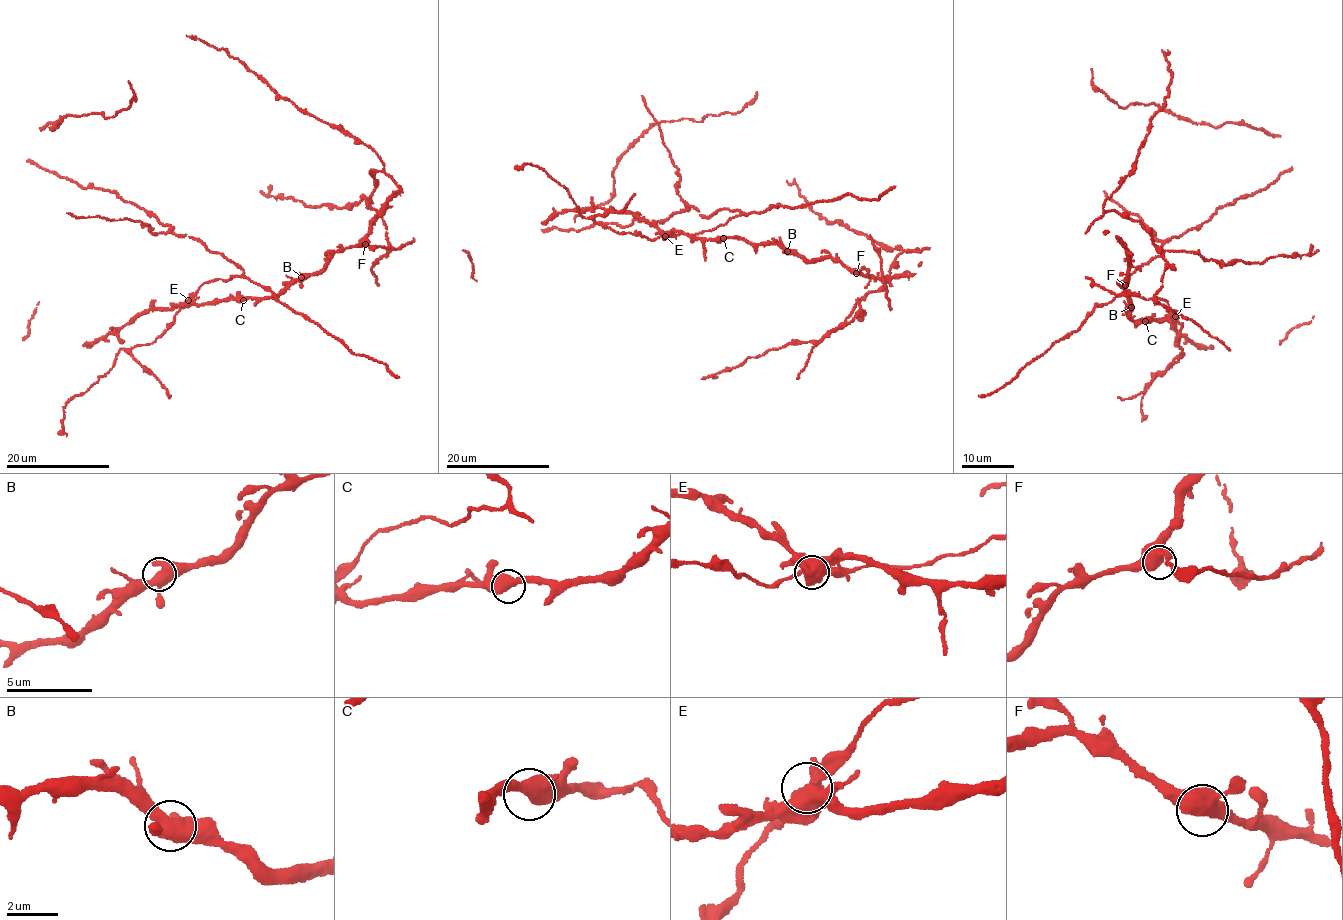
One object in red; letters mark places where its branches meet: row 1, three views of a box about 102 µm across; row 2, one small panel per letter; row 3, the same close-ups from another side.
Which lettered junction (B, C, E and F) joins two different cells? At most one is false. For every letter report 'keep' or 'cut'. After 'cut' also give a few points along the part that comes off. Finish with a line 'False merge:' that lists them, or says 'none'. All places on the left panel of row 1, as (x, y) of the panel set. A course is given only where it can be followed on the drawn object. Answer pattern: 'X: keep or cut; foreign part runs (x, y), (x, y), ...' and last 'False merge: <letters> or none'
B: keep
C: keep
E: keep
F: keep
False merge: none

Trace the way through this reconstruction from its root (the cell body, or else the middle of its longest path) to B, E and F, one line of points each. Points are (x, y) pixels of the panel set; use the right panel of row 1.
B: (1158, 298), (1166, 300), (1171, 314), (1160, 321), (1132, 322), (1127, 314), (1131, 307)
E: (1158, 298), (1166, 300), (1175, 316)
F: (1158, 298), (1166, 300), (1171, 314), (1160, 321), (1132, 322), (1127, 314), (1131, 303), (1122, 288), (1125, 285)

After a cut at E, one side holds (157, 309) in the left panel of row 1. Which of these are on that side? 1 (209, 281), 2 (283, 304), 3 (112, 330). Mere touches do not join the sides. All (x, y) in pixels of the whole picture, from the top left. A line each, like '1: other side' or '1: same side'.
1: other side
2: other side
3: same side

